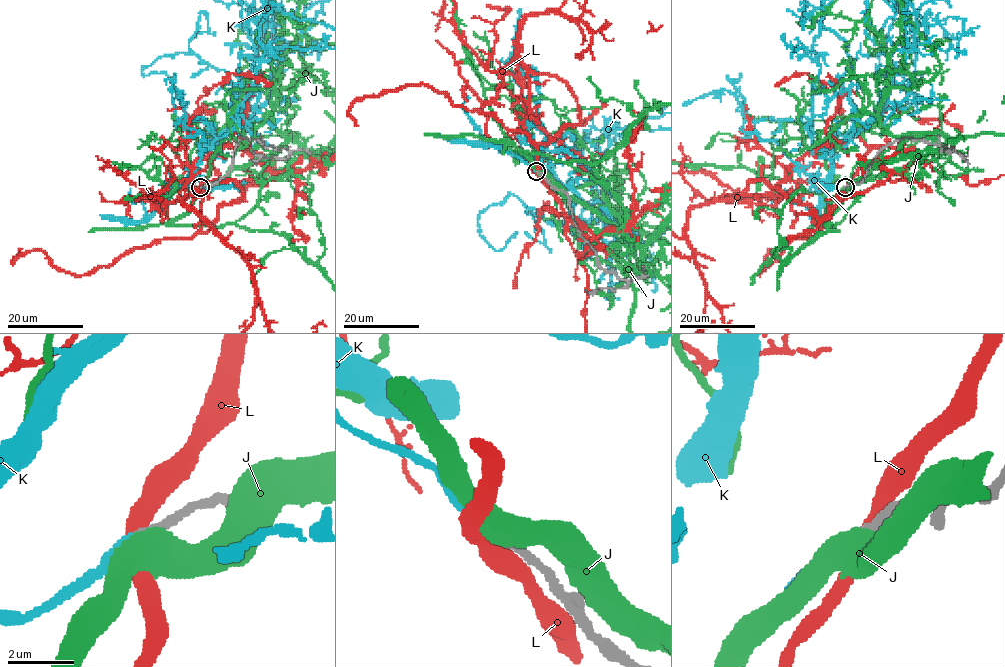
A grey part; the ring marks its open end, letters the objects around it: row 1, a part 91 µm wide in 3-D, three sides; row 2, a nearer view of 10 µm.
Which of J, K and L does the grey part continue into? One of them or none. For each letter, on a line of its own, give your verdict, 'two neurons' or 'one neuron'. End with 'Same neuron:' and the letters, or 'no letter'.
J: two neurons
K: one neuron
L: two neurons
Same neuron: K

